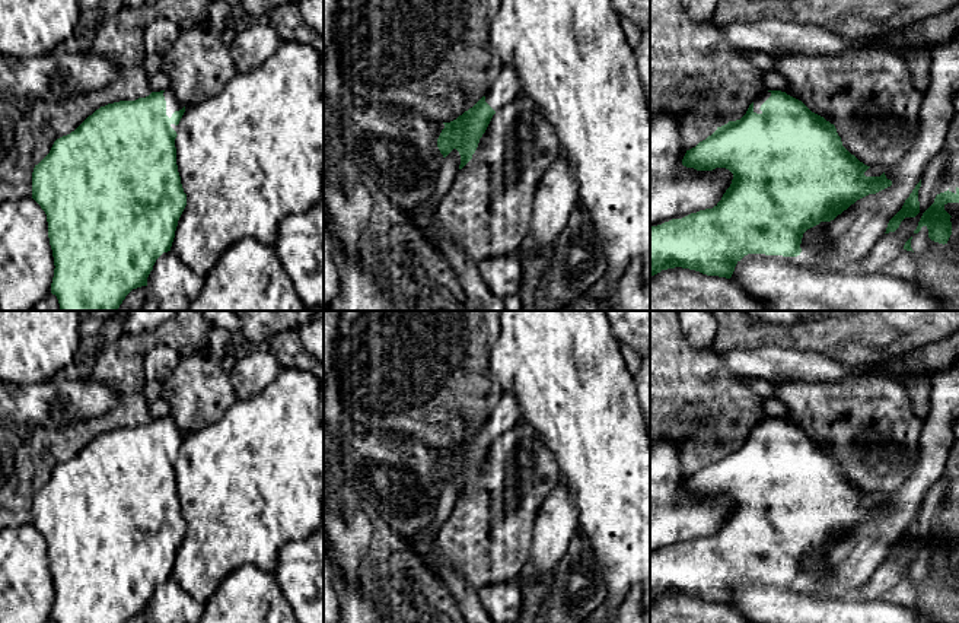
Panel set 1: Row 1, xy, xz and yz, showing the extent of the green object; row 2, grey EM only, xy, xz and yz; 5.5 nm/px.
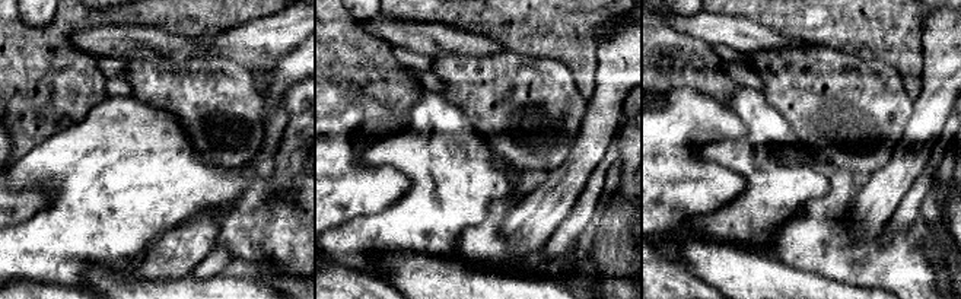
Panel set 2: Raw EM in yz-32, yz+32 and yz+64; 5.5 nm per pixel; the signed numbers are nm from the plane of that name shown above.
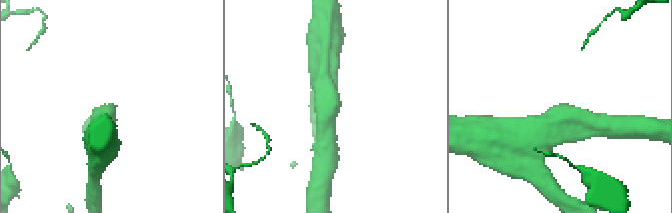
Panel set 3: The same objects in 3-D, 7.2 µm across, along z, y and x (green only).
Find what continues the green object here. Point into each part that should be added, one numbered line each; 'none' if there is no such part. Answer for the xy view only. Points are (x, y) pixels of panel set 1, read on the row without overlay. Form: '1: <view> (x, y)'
1: xy (172, 429)

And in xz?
1: xz (506, 415)

